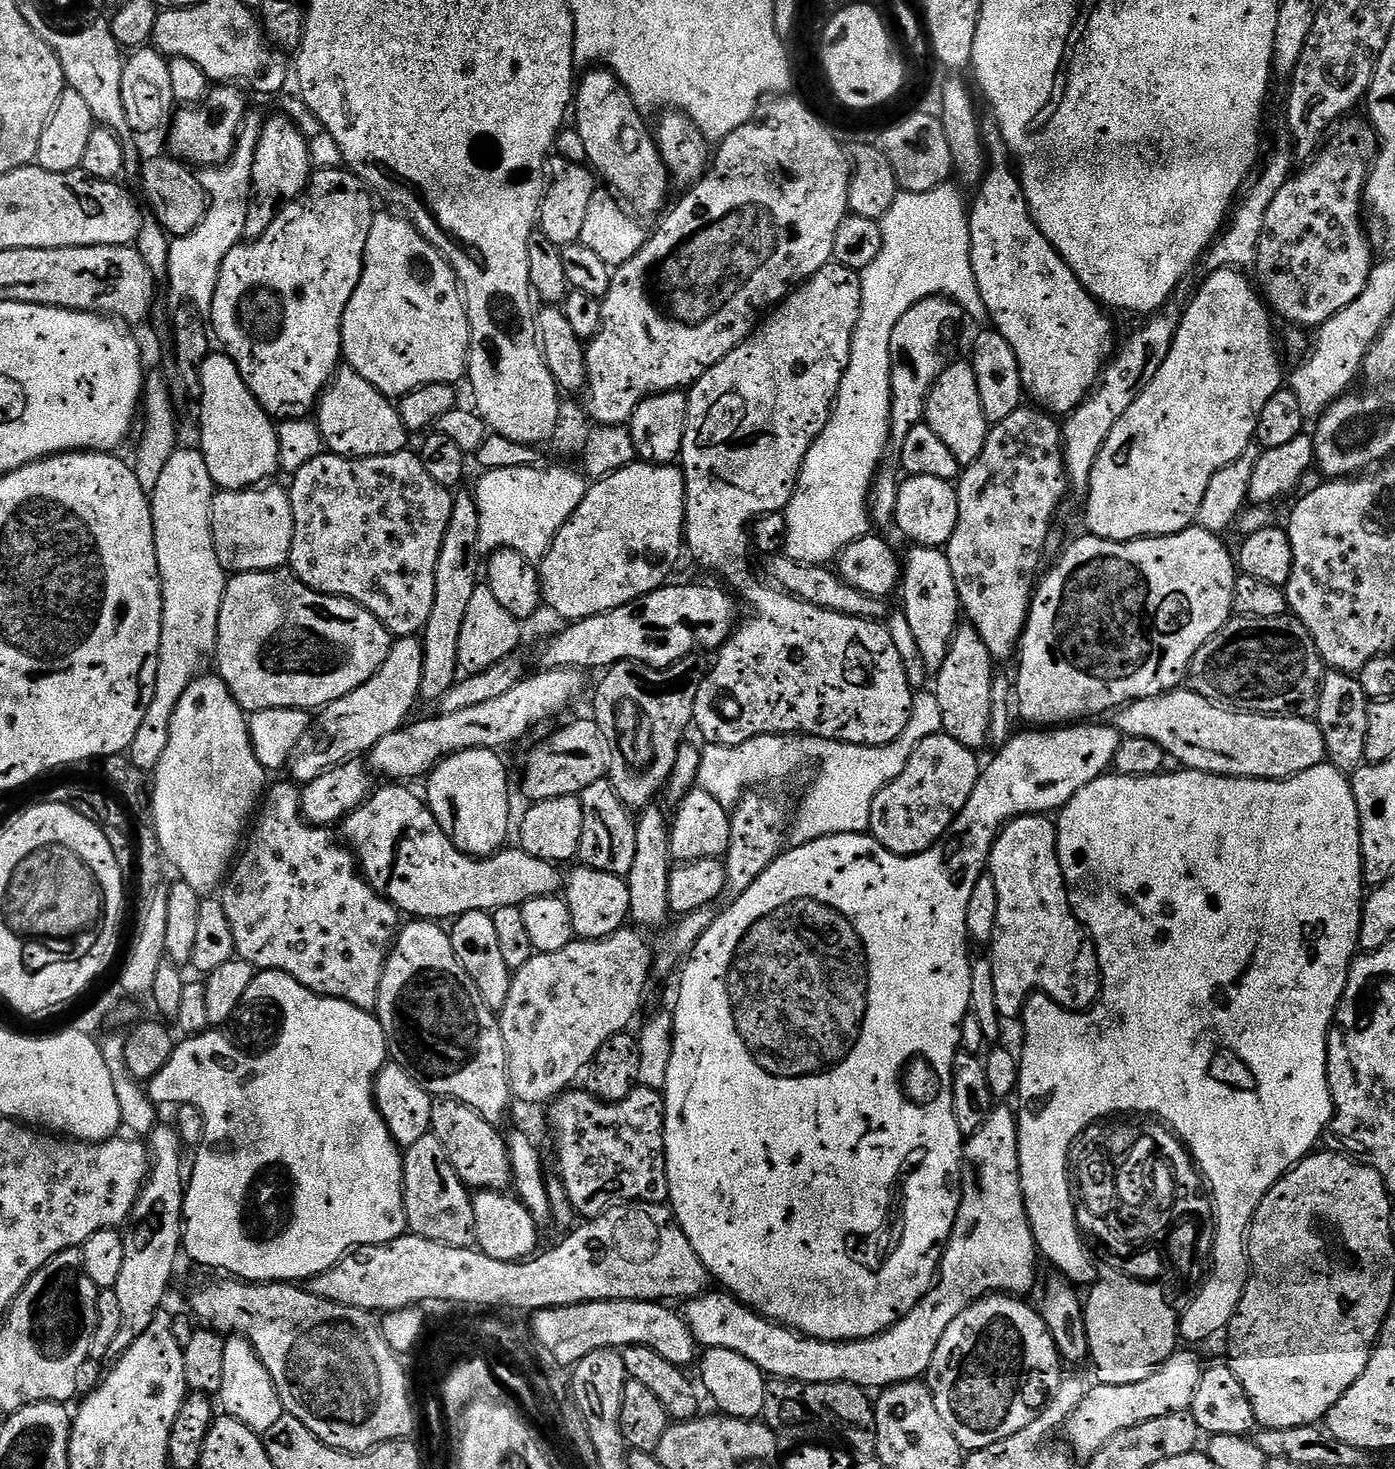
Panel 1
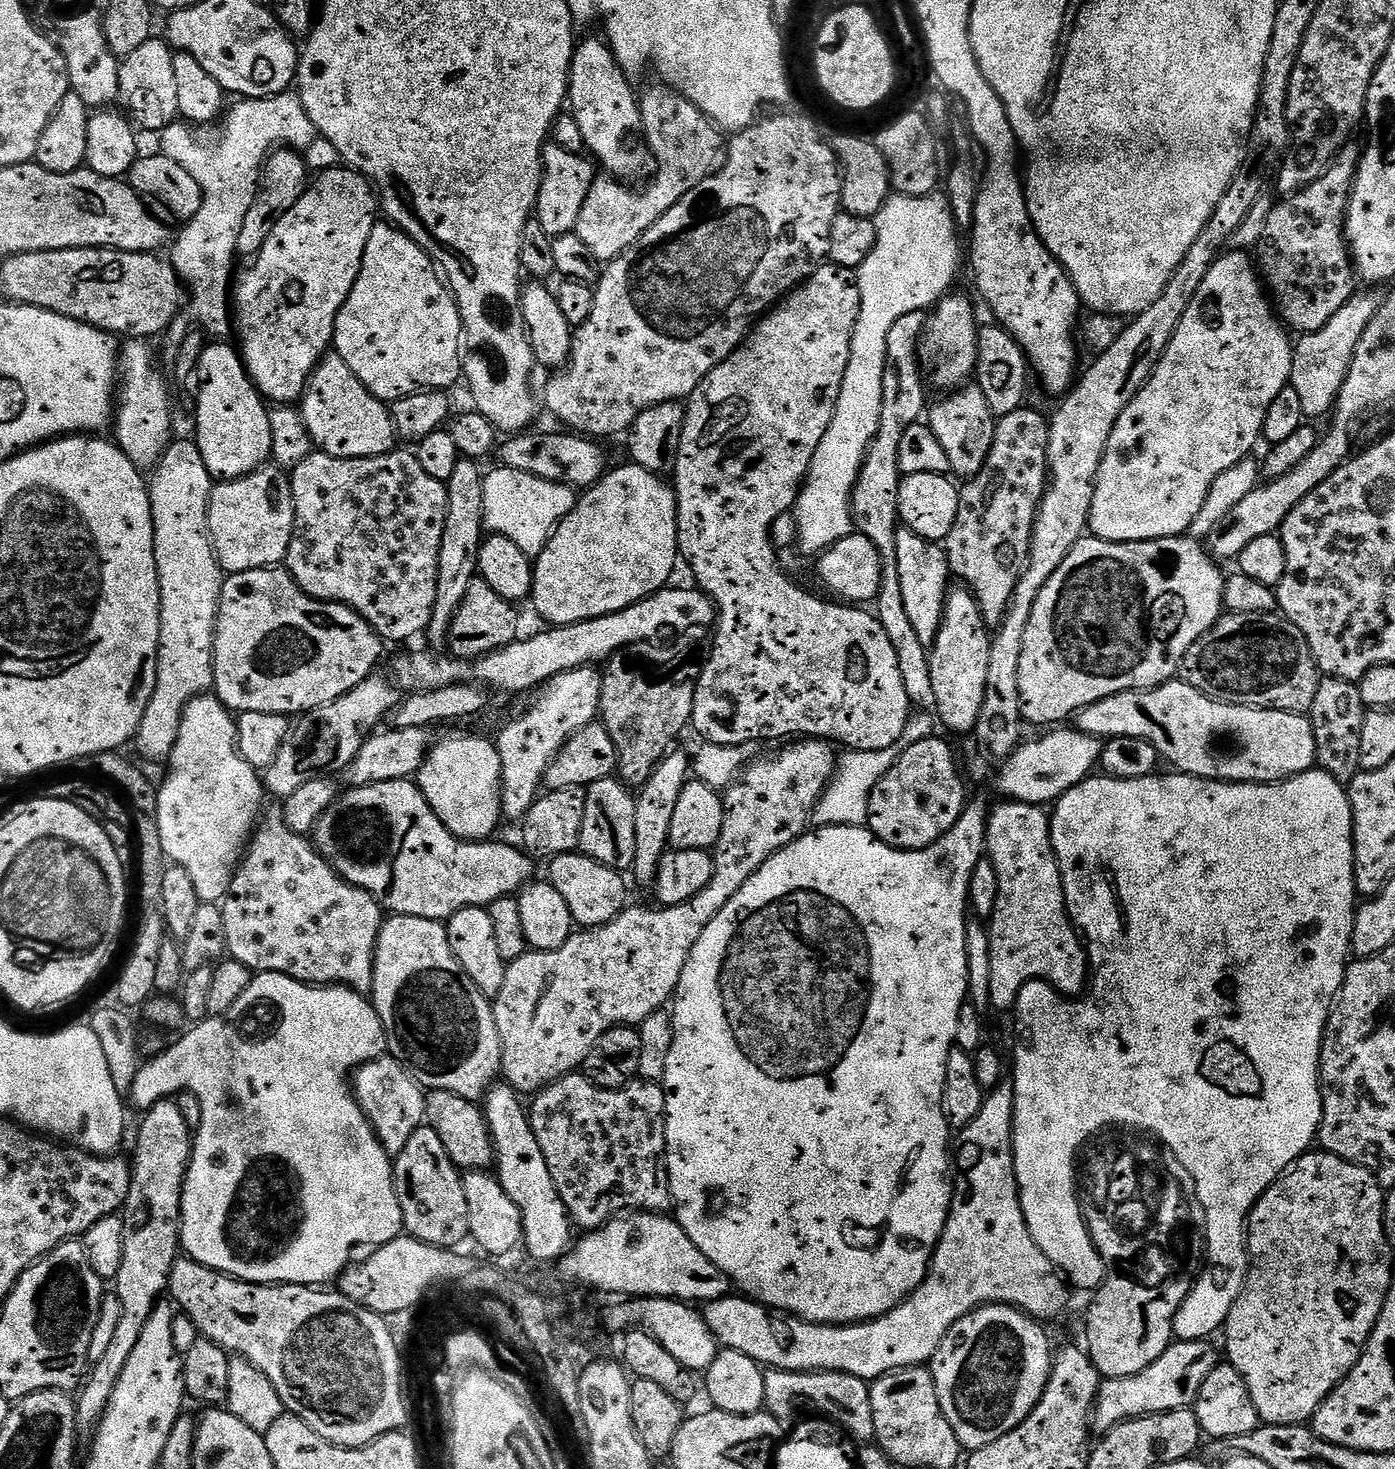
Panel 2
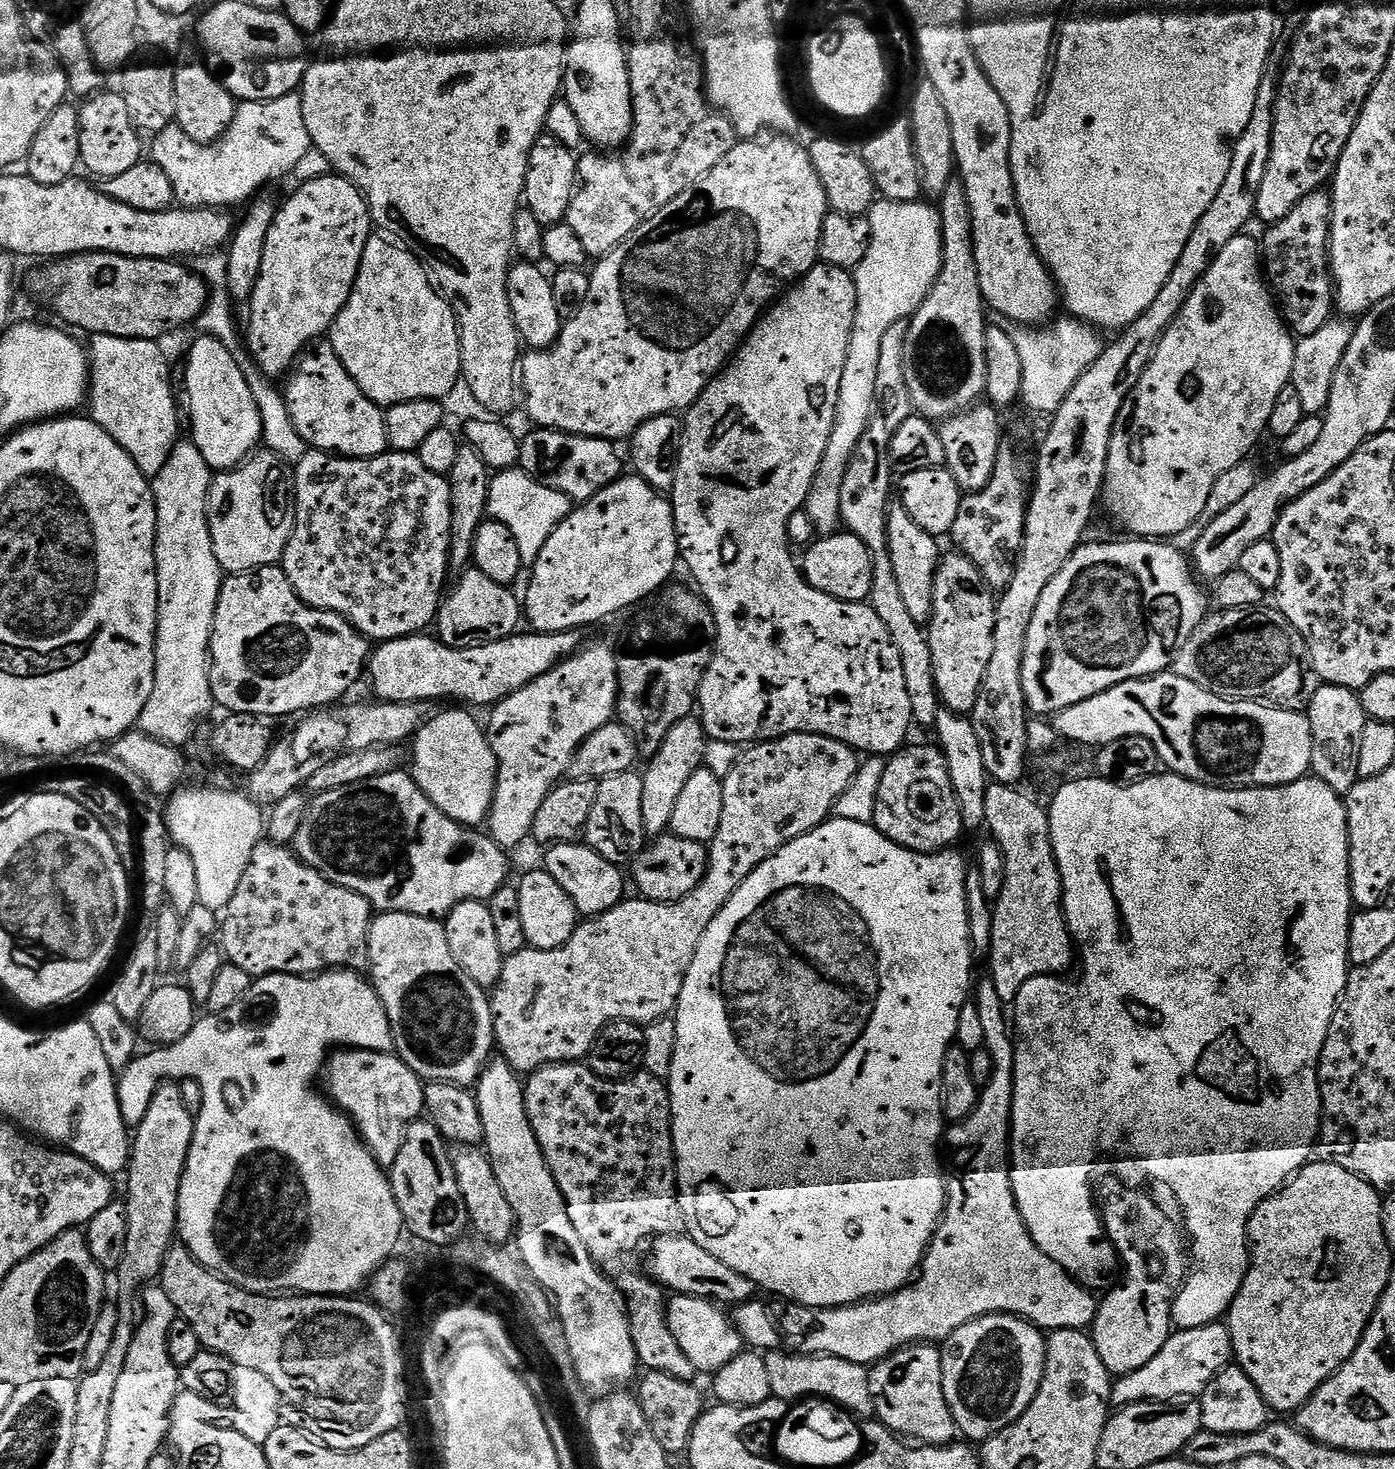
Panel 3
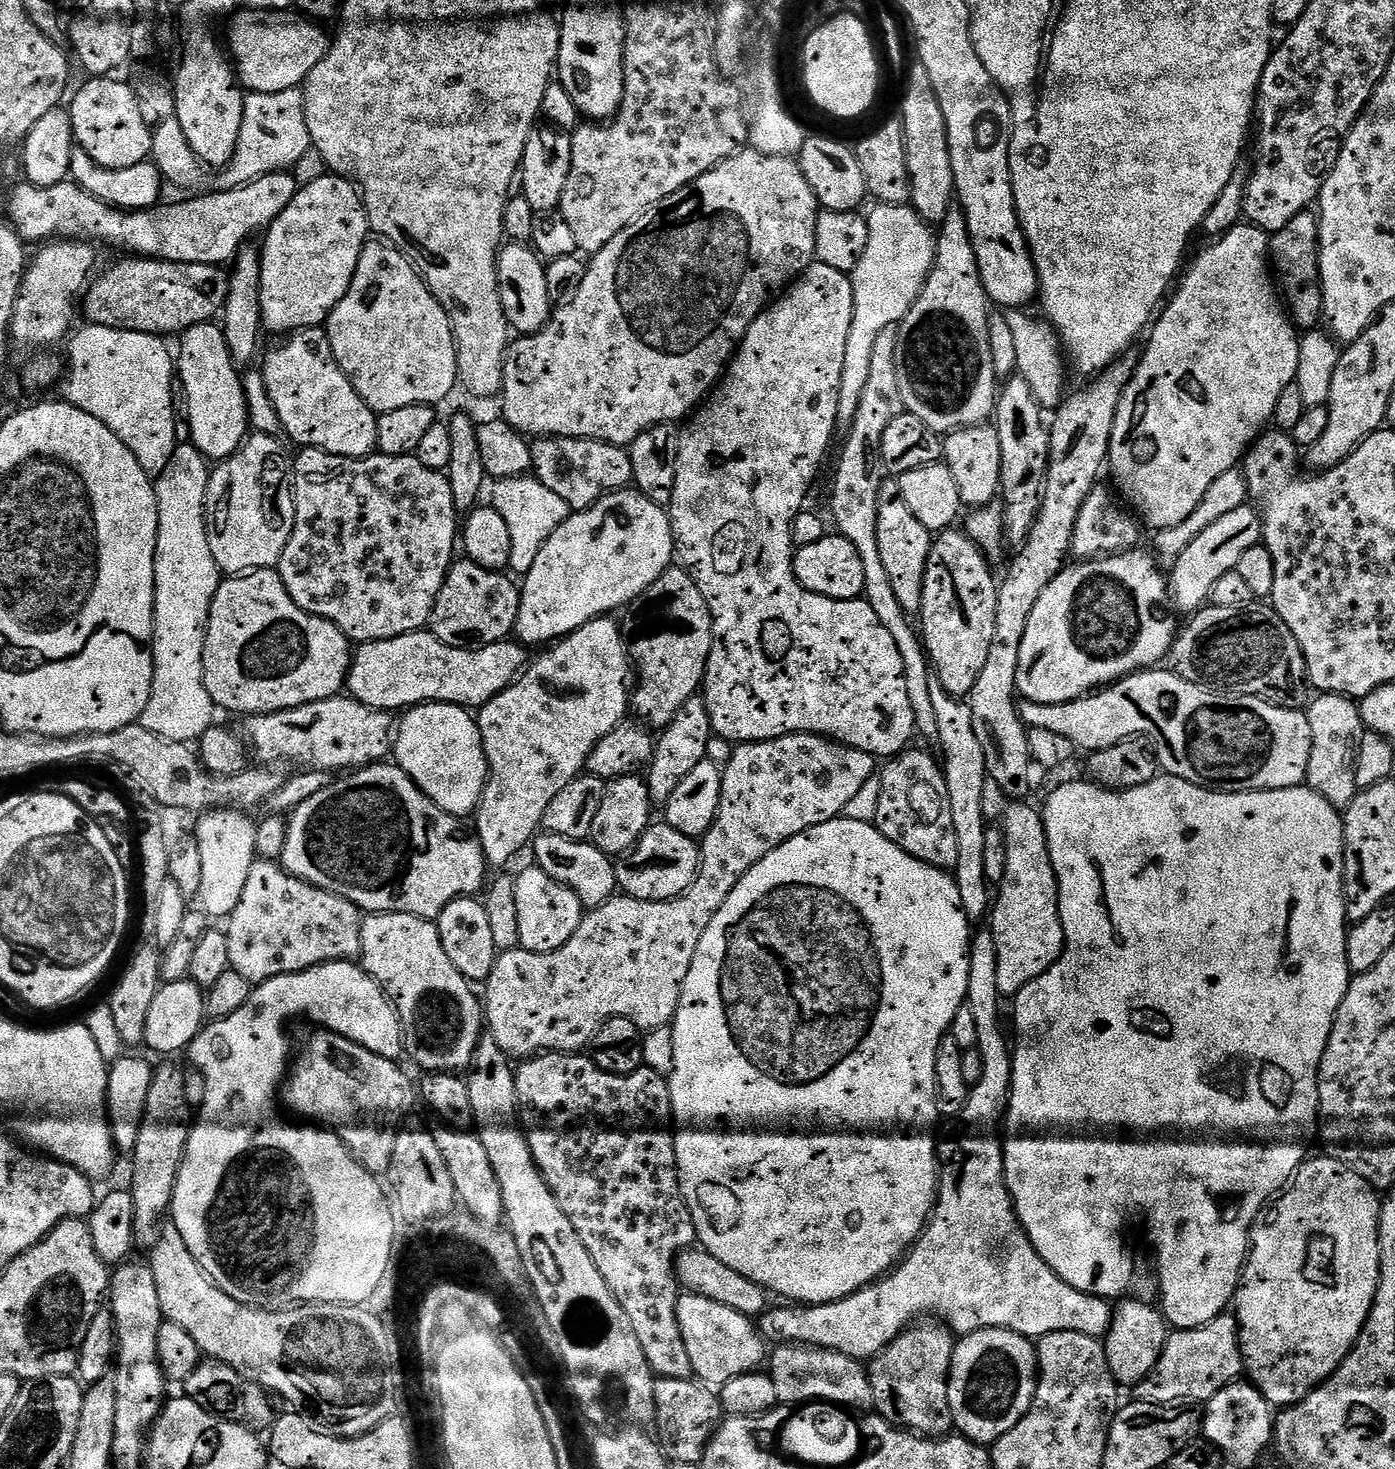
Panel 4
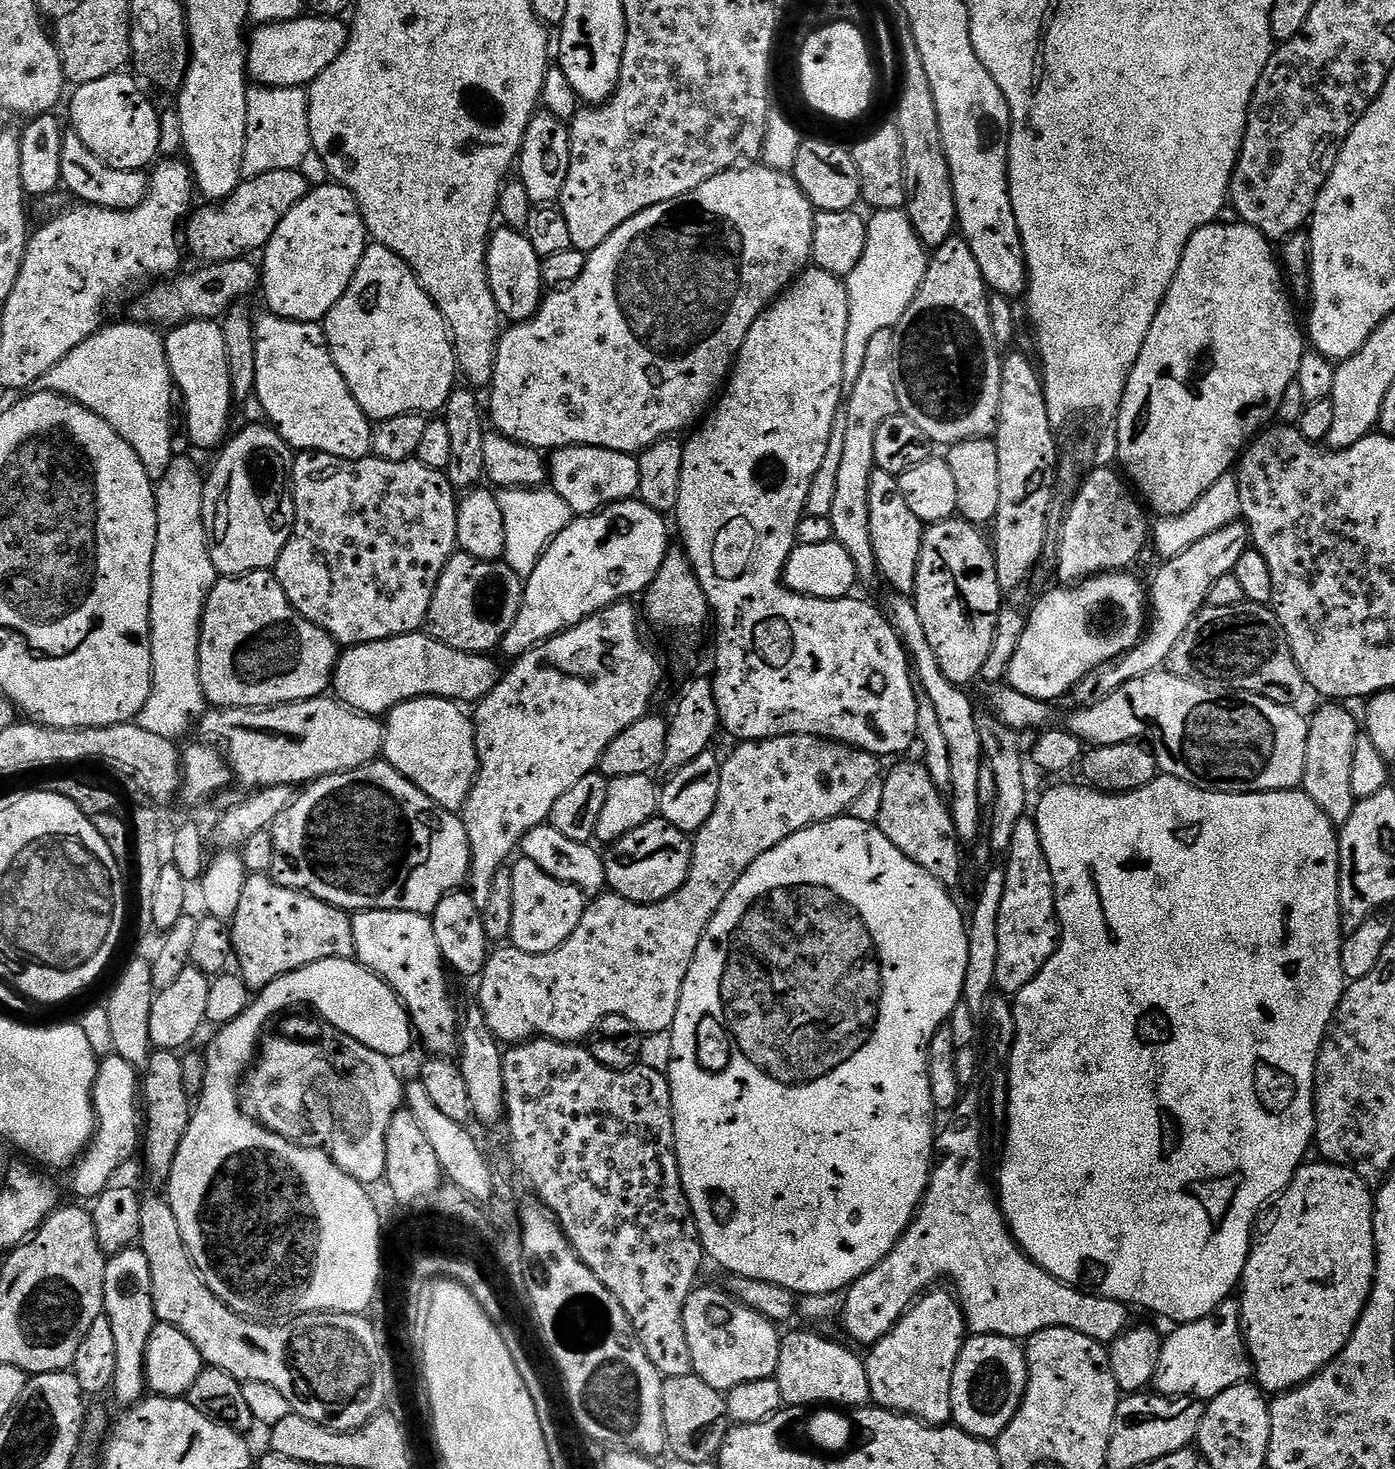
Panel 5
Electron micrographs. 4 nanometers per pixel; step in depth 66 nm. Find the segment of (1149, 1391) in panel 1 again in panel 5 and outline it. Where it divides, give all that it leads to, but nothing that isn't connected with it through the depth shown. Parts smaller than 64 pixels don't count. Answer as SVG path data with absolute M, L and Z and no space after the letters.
M1239 1299L1223 1300L1209 1316L1173 1329L1160 1345L1158 1370L1152 1379L1159 1395L1191 1396L1193 1400L1207 1402L1253 1375L1252 1359L1244 1343L1244 1325L1240 1323Z

